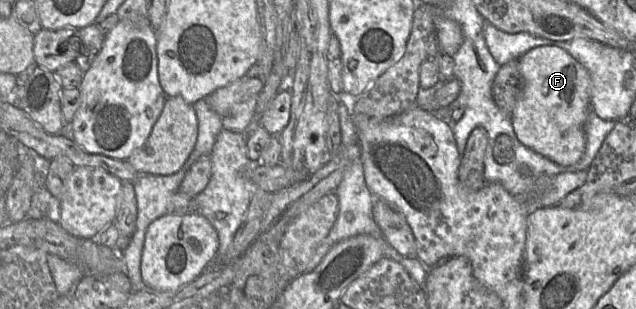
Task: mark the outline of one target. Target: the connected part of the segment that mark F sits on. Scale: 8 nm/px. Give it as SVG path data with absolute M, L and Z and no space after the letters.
M537 46L519 58L521 88L512 123L517 139L529 149L562 166L576 164L585 152L585 123L591 109L587 70L556 46Z

